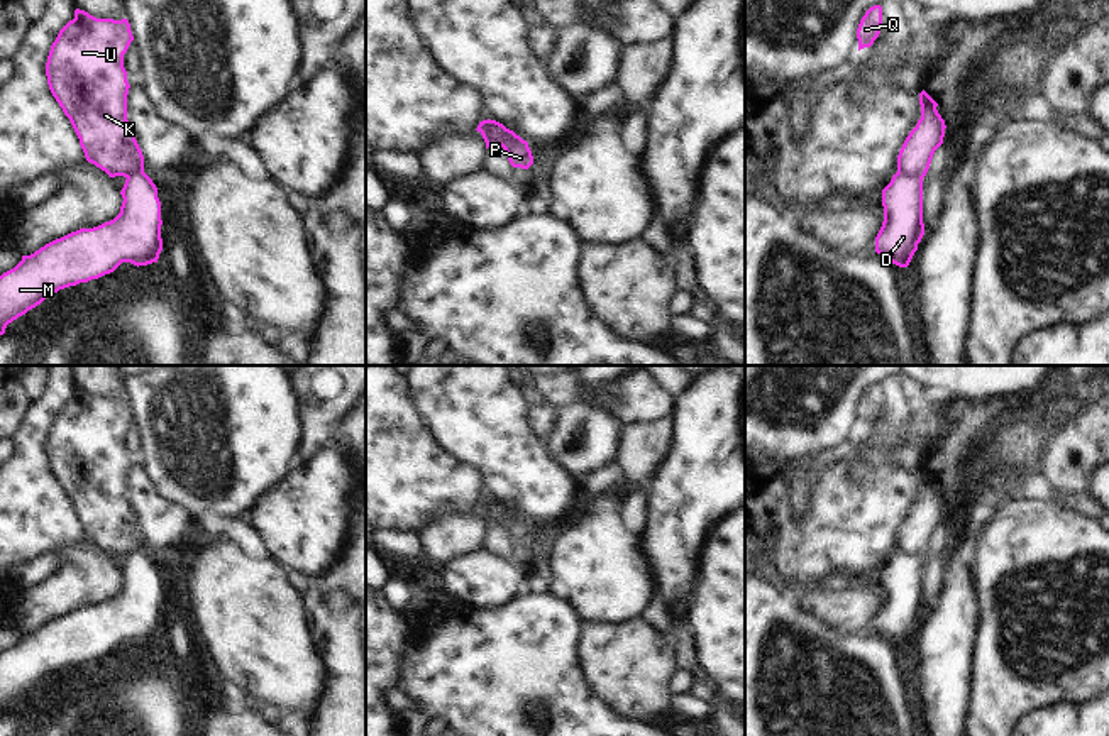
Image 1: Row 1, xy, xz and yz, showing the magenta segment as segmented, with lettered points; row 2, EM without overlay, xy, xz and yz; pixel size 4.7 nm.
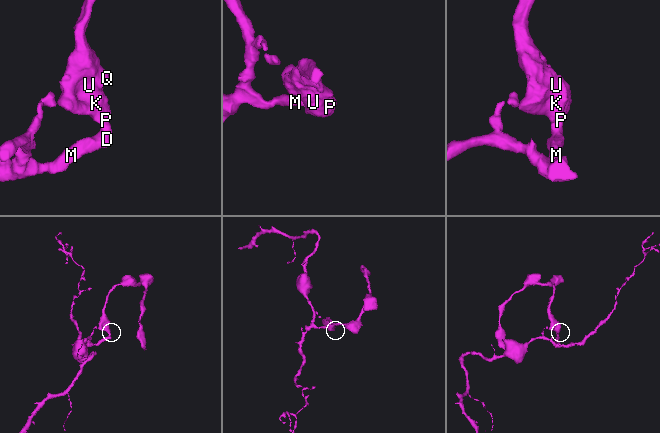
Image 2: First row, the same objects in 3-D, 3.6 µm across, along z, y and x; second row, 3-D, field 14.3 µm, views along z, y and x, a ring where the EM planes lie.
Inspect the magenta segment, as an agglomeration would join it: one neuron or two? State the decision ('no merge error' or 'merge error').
merge error

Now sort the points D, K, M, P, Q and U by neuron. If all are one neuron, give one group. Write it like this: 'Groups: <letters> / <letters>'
Groups: D M / K P Q U.

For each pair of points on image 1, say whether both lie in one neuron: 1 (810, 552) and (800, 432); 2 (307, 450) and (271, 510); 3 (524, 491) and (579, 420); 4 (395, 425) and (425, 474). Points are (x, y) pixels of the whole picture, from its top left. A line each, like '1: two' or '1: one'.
1: two
2: two
3: two
4: one

